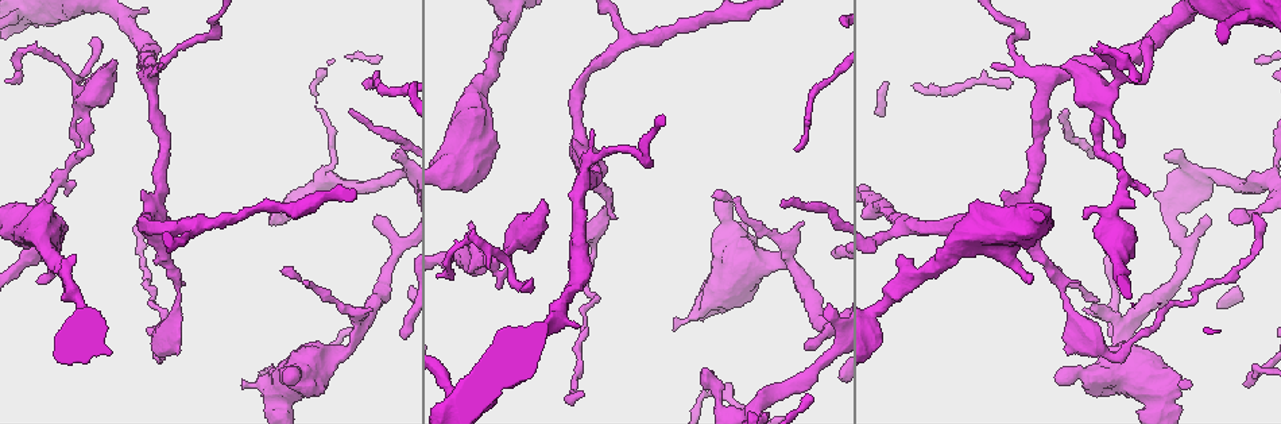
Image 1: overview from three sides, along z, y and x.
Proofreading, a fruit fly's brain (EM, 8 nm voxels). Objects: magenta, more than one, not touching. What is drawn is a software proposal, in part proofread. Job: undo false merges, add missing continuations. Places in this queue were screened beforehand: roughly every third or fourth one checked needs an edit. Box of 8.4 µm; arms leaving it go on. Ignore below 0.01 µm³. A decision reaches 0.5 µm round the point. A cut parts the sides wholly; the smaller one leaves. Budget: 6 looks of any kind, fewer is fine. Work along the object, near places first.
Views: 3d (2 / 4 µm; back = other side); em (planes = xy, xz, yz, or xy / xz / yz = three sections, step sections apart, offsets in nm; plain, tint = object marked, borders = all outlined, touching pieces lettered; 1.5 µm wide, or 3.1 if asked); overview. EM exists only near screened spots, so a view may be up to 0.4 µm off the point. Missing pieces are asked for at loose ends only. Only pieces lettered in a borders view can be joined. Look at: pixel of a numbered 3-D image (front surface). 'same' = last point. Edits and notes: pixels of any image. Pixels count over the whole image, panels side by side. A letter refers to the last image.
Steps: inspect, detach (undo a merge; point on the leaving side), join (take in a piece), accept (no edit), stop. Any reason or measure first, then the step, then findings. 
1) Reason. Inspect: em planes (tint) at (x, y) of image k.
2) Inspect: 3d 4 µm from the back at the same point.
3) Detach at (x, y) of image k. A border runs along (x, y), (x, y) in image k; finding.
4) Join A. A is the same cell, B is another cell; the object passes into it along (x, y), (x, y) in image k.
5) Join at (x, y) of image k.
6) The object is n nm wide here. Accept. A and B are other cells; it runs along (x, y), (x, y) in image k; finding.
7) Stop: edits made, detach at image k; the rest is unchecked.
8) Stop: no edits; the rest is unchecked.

Free end. Inspect: 3d 4 µm from the back at (1079, 285) of image 1.

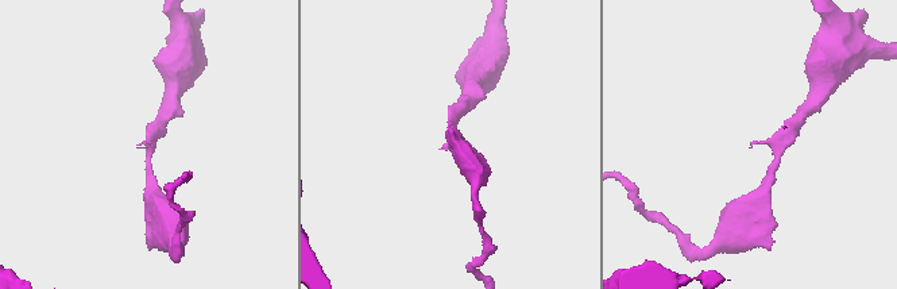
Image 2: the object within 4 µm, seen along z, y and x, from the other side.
The arms are 160, 220 nm wide. Inspect: em yz step 8 (borders) at (138, 147) of image 2.

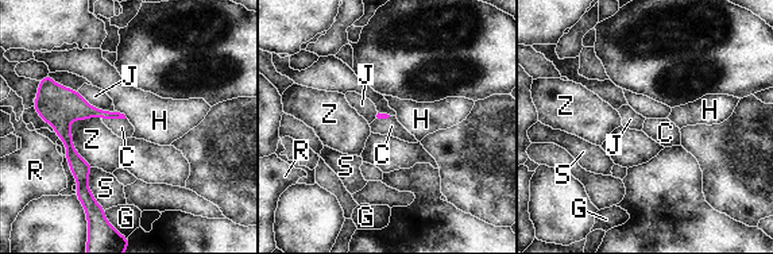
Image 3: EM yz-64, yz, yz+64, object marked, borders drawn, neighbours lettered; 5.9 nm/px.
Inspect: em planes (borders) at the same point.

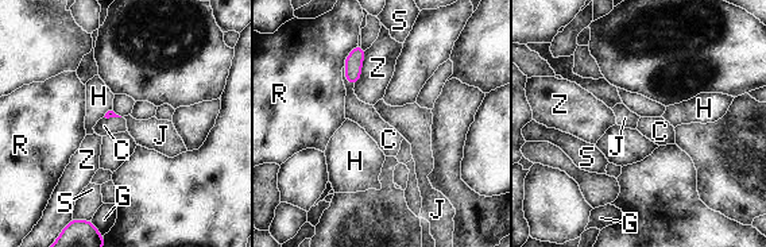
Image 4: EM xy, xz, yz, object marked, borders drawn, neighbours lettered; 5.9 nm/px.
Join C. C is the same cell, G, H, J, R, S and Z are other cells; the object passes into it along (354, 61), (345, 77), (363, 114) in image 4; the neuron continues.

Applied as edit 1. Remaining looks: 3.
End of a long branch. Inspect: 3d 2 µm at (1256, 214) of image 1.

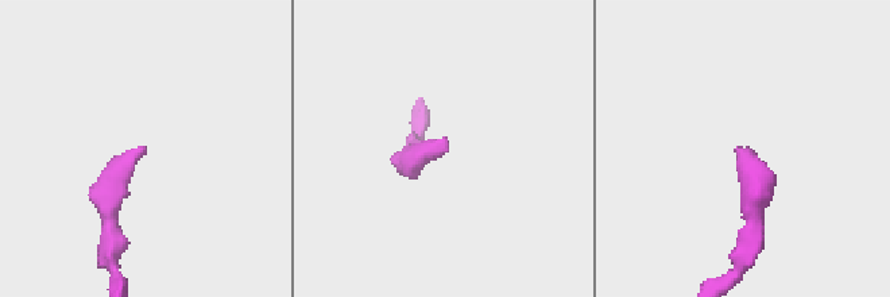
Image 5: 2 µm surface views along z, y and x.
Shape alone is not enough. Inspect: em planes (borders) at (741, 147) of image 5.

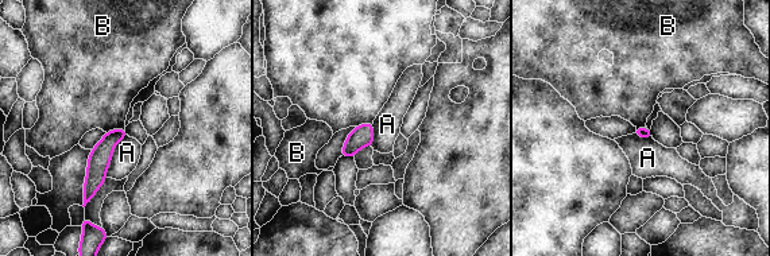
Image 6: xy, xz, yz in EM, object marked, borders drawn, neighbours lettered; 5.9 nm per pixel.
Accept. A and B are other cells; it runs along (123, 132), (104, 148), (86, 198) in image 6; no lettered piece goes on from it.

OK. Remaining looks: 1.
Stop: edits made, join at image 4; the rest is unchecked.

